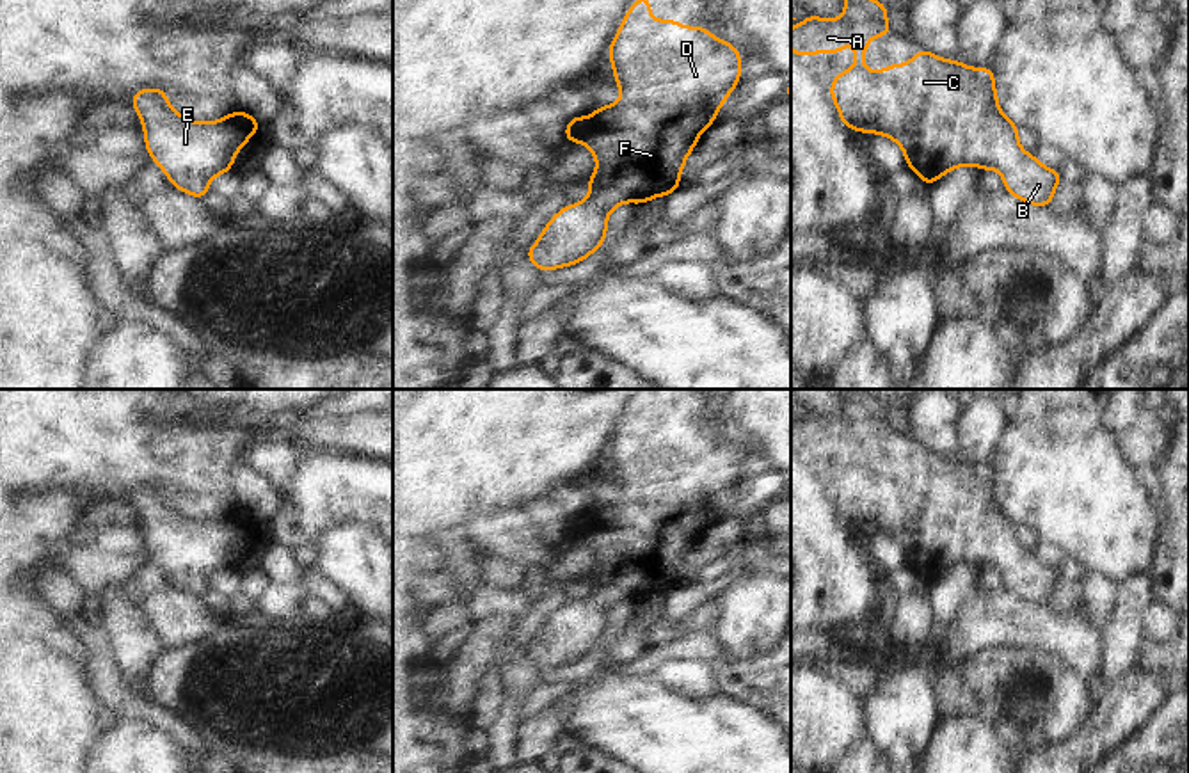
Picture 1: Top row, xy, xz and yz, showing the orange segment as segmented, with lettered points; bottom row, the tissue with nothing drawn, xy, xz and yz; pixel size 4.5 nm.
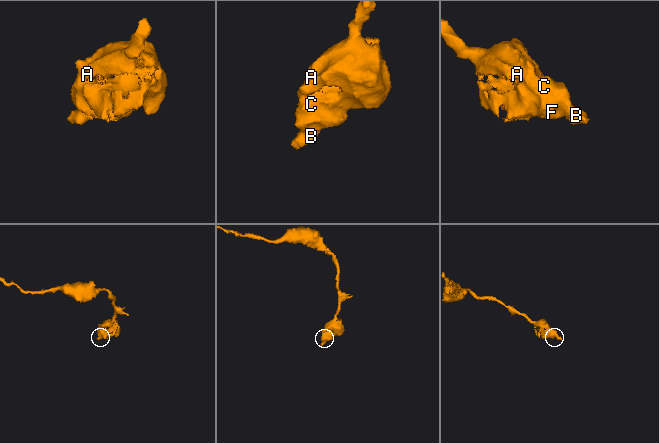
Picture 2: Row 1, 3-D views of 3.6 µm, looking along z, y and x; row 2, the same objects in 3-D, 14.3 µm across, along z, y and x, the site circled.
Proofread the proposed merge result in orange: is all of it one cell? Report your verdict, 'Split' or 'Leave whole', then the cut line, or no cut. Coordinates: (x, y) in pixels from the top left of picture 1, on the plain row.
Leave whole. No split

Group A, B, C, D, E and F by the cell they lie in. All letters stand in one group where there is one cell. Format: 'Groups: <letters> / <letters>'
Groups: A B C D E F

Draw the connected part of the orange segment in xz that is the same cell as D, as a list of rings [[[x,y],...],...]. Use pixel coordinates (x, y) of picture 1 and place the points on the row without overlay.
[[[642,393],[634,396],[606,450],[613,478],[620,485],[620,499],[602,503],[585,517],[572,510],[565,526],[563,540],[588,544],[597,565],[587,579],[588,595],[555,611],[524,650],[539,670],[578,663],[599,649],[608,631],[608,611],[626,599],[640,604],[681,588],[686,554],[697,544],[698,533],[718,519],[716,510],[741,480],[738,444],[714,435],[706,425],[682,425],[672,416],[652,419],[647,414],[652,402],[652,396]]]

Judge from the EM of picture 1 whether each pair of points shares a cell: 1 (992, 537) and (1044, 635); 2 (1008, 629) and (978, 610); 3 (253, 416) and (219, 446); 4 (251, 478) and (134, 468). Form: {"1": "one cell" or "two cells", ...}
{"1": "two cells", "2": "one cell", "3": "two cells", "4": "two cells"}

